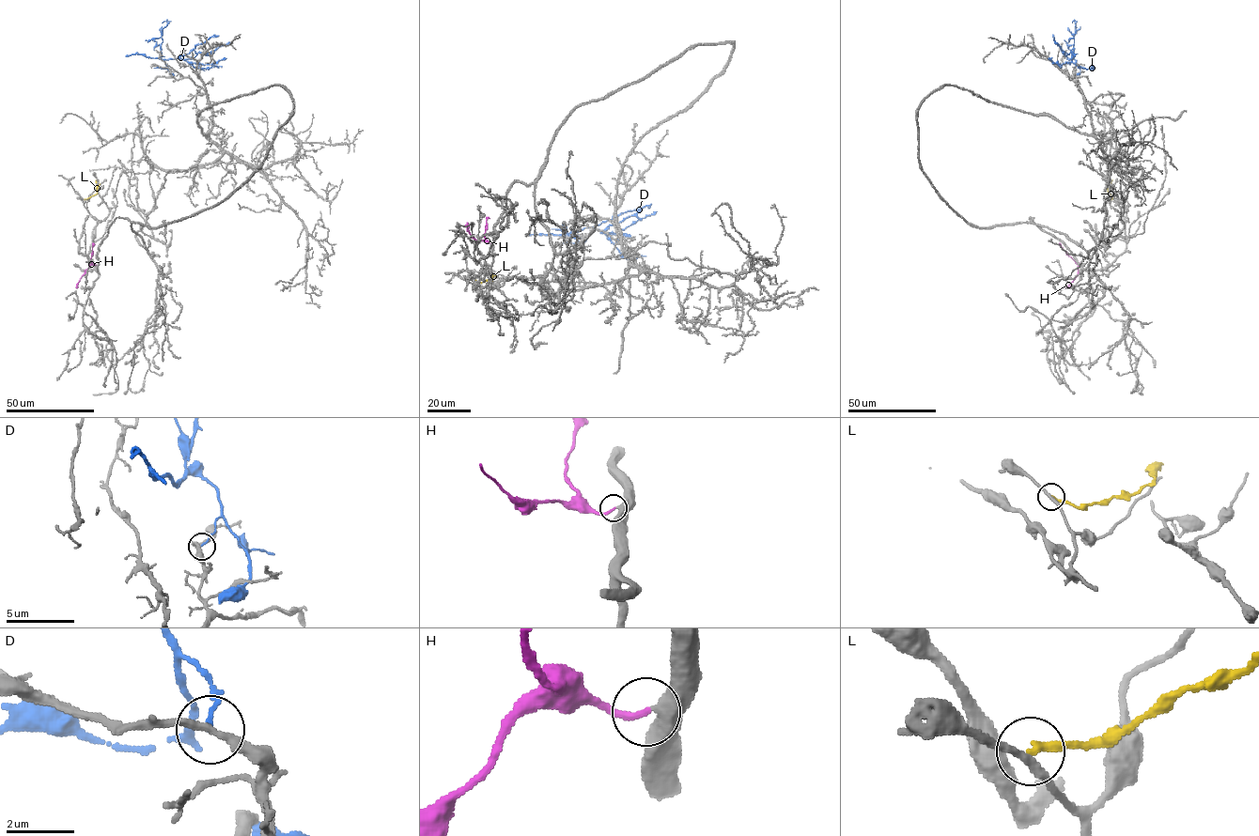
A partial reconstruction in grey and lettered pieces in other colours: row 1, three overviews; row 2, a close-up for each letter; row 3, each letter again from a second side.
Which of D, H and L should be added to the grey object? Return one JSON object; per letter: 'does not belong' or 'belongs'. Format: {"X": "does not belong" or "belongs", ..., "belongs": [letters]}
{"D": "does not belong", "H": "belongs", "L": "does not belong", "belongs": ["H"]}

